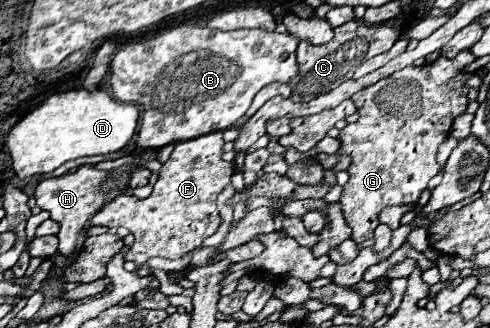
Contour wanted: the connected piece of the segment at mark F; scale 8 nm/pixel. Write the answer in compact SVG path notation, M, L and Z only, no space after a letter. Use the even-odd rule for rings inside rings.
M210 132L186 142L178 142L168 162L164 162L158 174L158 182L154 184L154 190L148 198L138 200L130 194L120 194L118 198L108 202L88 222L88 226L128 228L136 240L124 260L132 260L138 266L152 256L176 260L182 254L202 246L202 242L212 236L222 224L216 208L216 198L230 184L230 178L236 170L234 162L222 160L222 148L222 132Z

